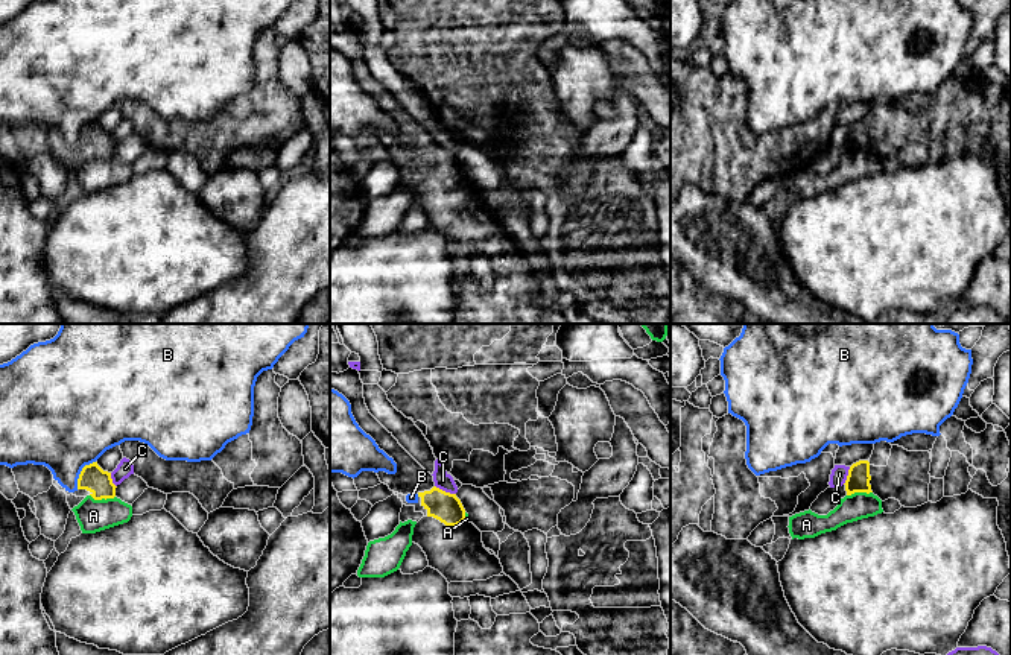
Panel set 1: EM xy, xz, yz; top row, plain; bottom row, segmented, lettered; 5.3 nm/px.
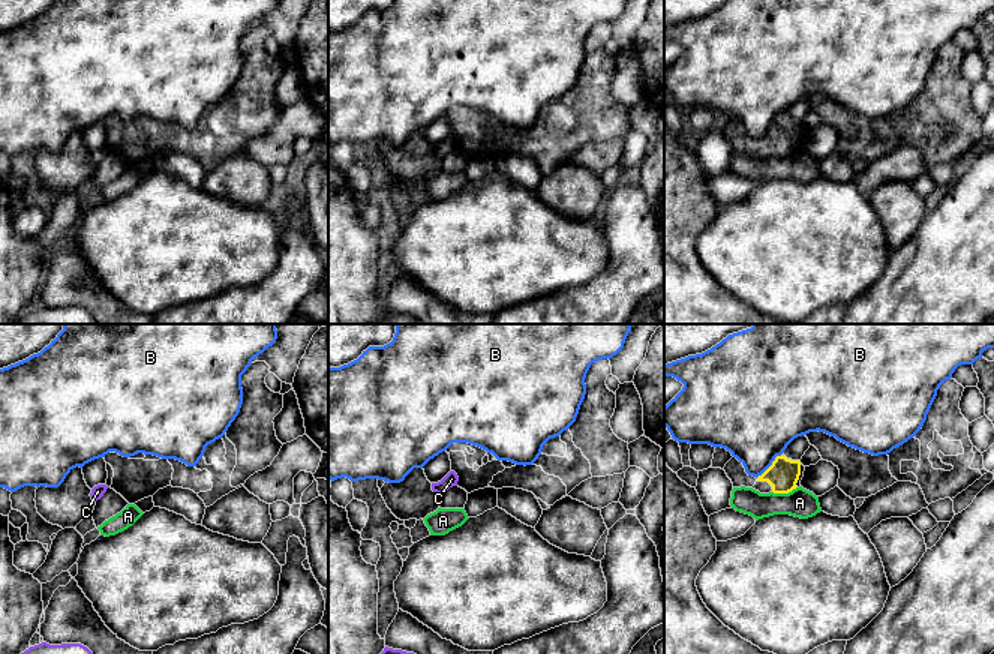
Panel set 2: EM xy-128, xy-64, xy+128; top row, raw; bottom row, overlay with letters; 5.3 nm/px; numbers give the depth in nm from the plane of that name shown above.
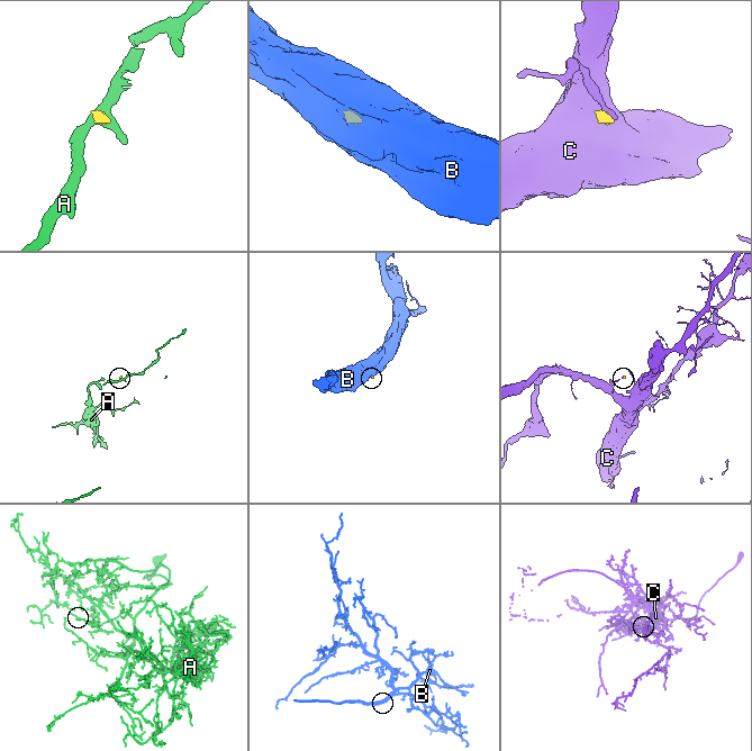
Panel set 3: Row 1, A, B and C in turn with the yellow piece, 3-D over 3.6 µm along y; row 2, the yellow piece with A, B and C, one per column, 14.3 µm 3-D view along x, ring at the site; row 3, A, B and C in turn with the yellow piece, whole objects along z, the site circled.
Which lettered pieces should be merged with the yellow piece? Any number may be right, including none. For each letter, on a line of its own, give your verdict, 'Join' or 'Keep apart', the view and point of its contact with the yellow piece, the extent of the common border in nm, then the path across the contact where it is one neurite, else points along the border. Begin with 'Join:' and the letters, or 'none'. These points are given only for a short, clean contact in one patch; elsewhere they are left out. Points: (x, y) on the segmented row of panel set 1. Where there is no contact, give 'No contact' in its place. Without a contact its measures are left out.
Join: none
A: Keep apart. Touches yellow at xy (102, 497). Shared border 140 nm. Boundary: xy (90, 494), (95, 499), (114, 497)
B: Keep apart. Touches yellow at xy (81, 473). Shared border 180 nm. Boundary: xy (95, 461), (82, 468), (76, 488)
C: Keep apart. Touches yellow at xz (444, 491). Shared border 120 nm. Boundary: xz (435, 485), (455, 494)

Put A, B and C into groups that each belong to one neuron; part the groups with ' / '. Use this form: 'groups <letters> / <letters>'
groups A / B / C

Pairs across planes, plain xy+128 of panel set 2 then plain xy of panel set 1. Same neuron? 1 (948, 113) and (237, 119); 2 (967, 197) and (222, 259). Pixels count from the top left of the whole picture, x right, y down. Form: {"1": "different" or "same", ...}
{"1": "same", "2": "different"}

